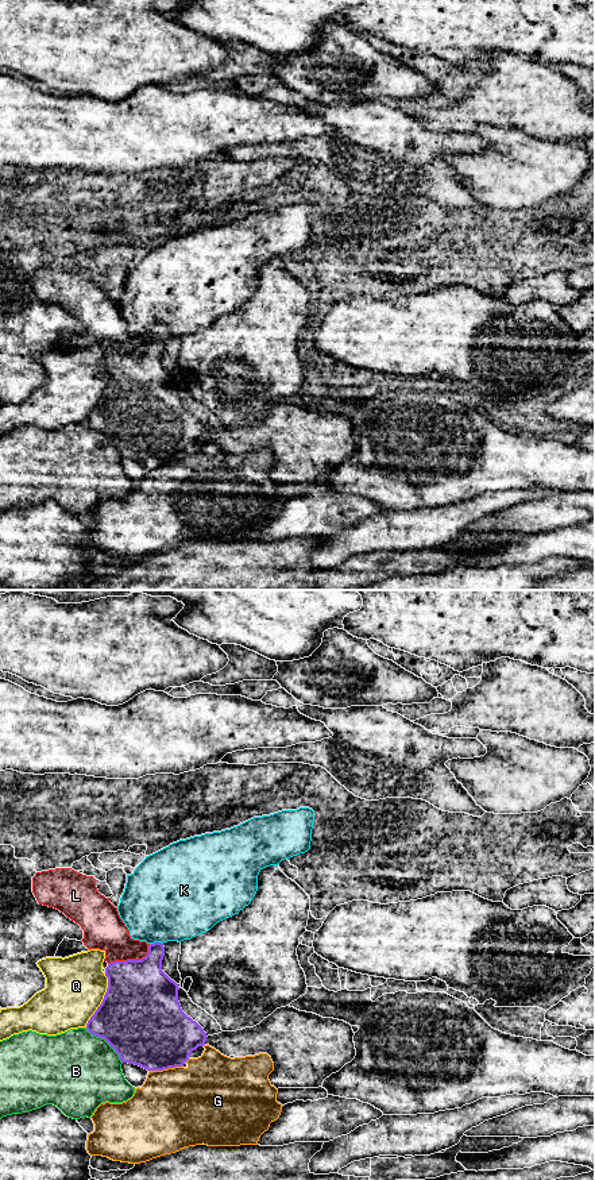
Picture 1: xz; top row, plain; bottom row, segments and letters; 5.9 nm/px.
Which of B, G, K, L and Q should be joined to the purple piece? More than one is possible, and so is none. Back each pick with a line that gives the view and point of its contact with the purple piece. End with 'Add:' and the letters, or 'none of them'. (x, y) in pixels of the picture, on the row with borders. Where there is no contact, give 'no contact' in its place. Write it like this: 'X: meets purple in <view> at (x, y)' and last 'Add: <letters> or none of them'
L: meets purple in xz at (132, 960)
Add: L

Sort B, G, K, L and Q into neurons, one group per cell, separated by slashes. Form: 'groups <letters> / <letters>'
groups B / G / K / L / Q

